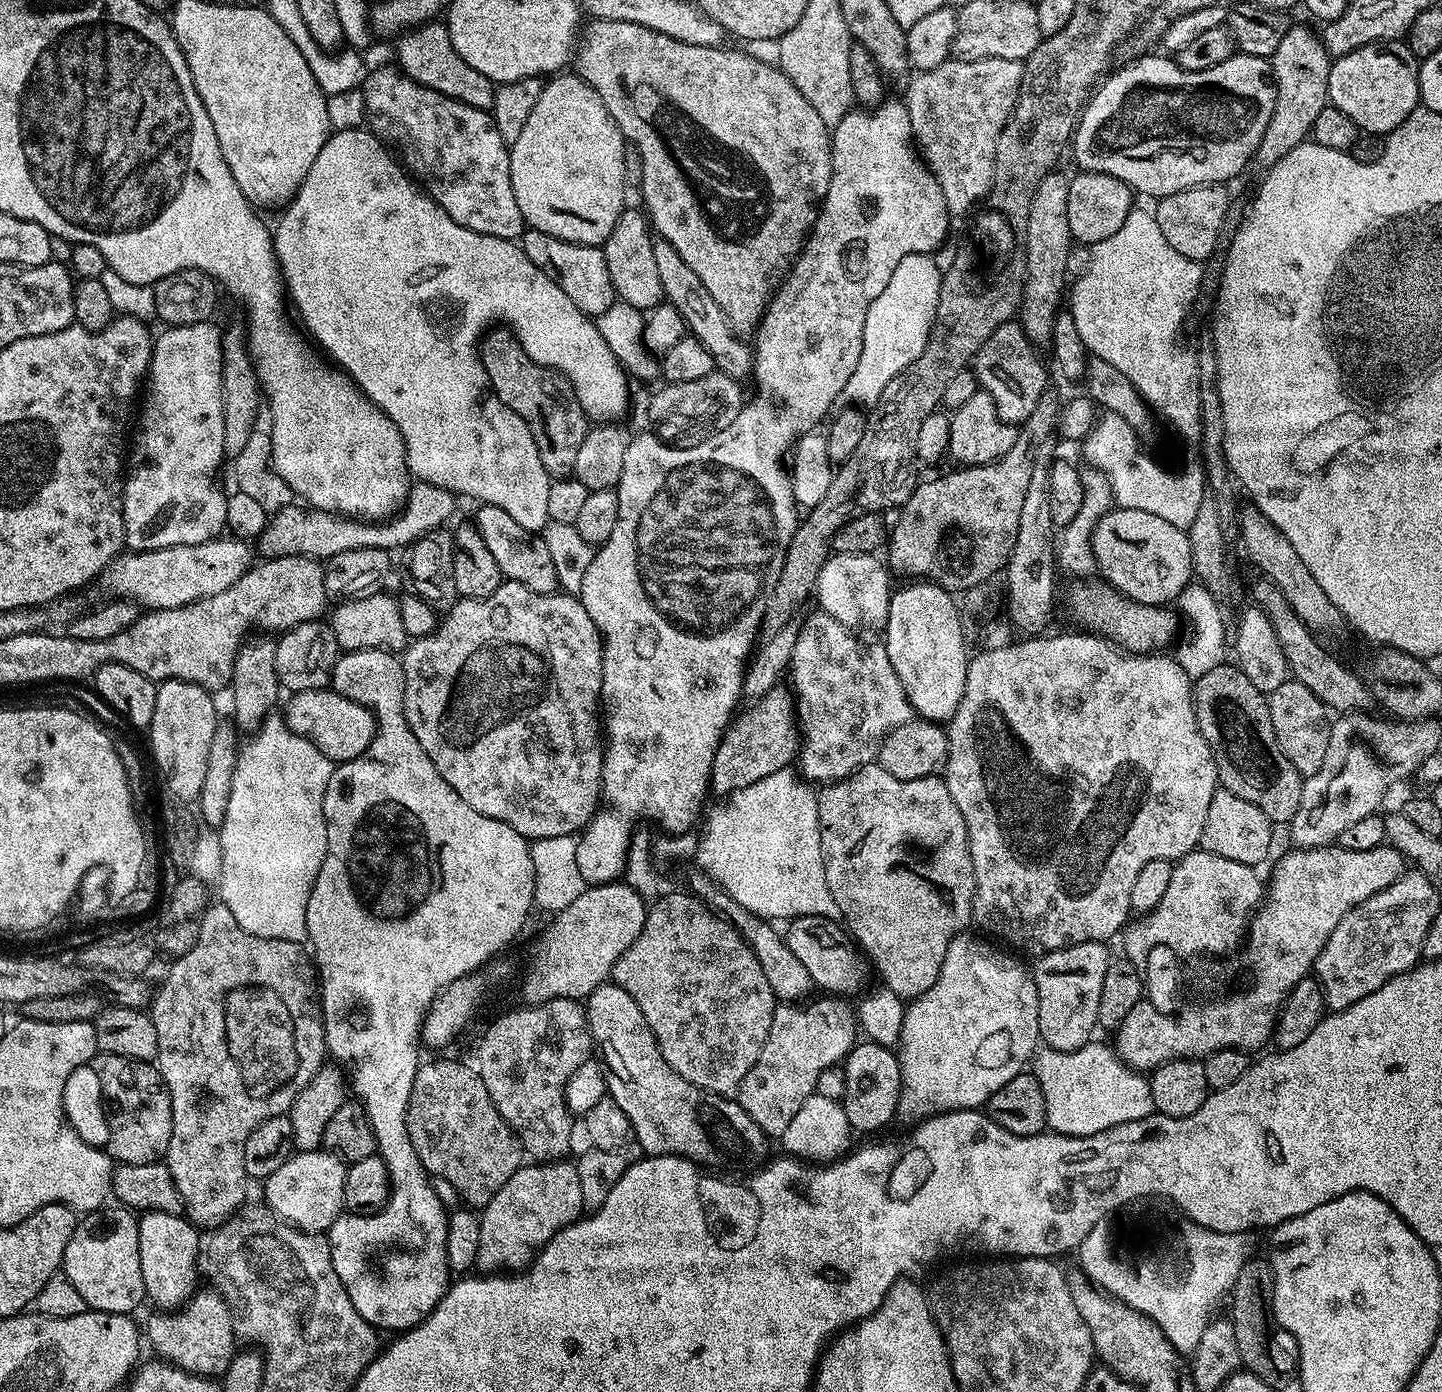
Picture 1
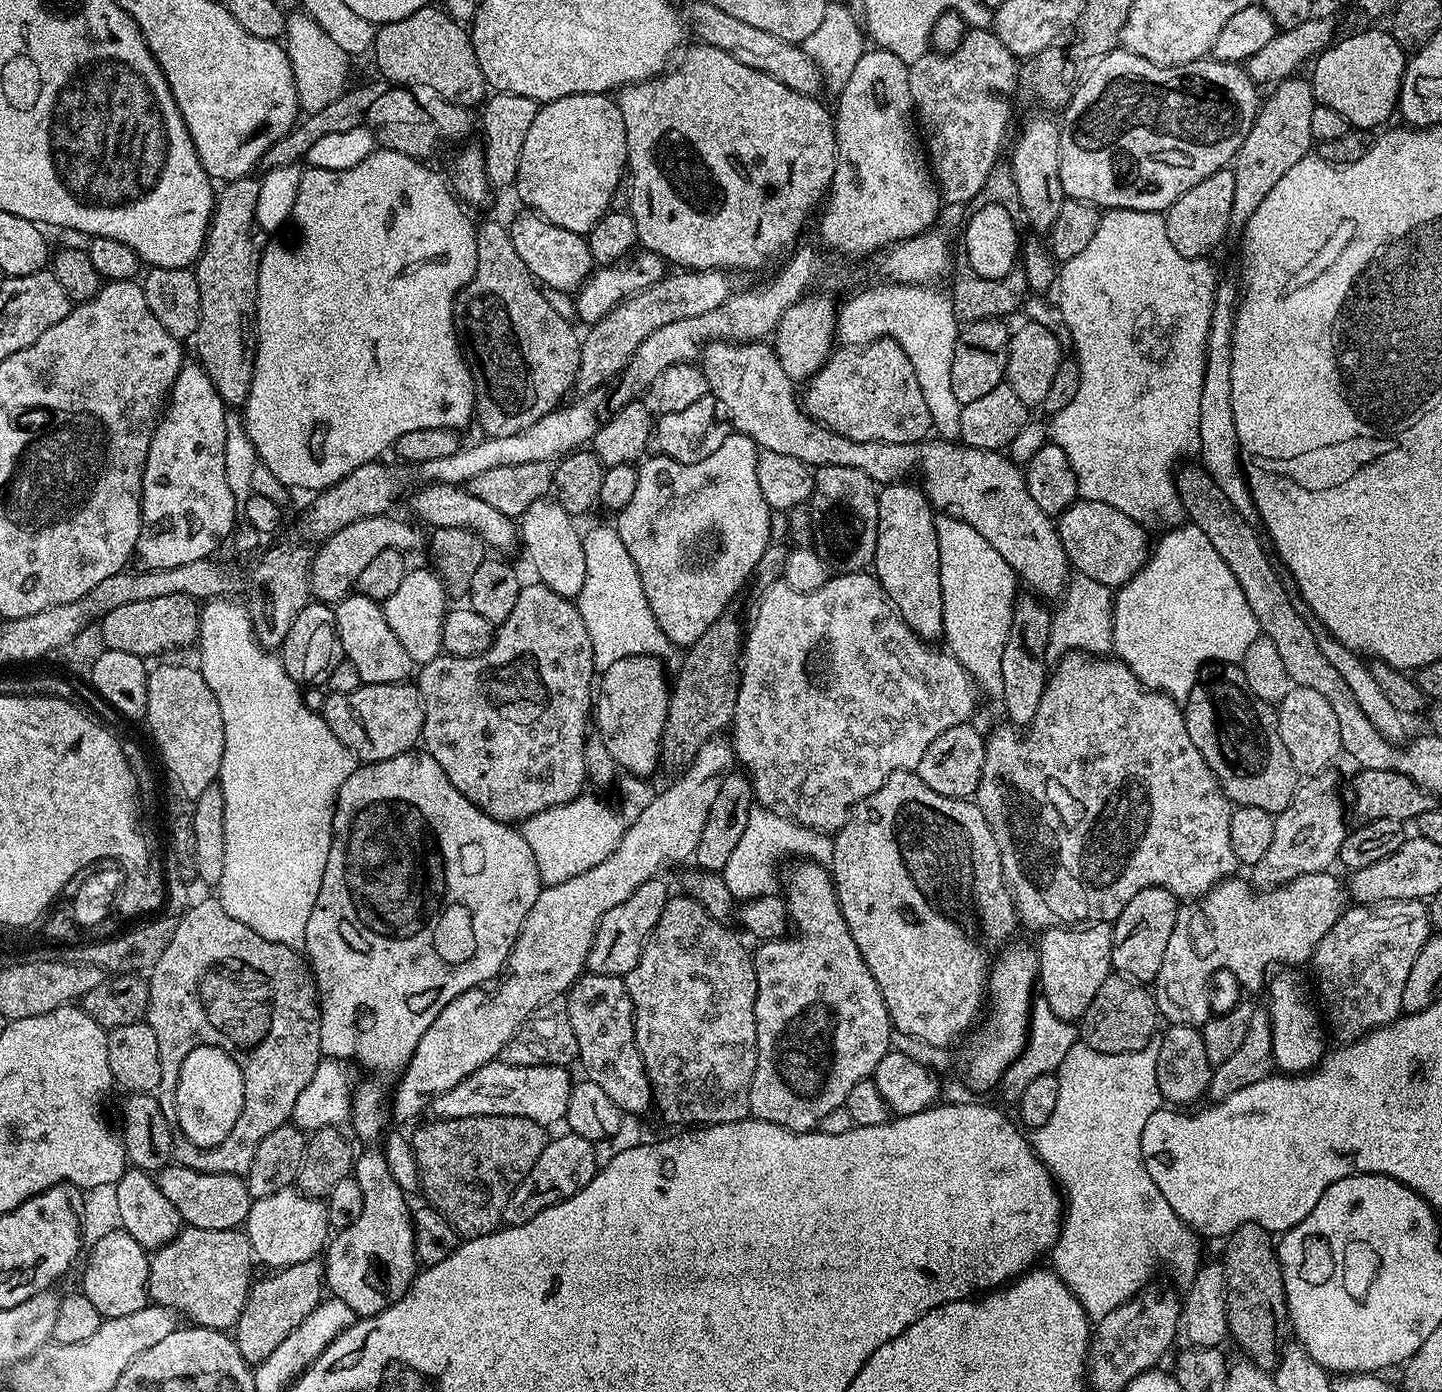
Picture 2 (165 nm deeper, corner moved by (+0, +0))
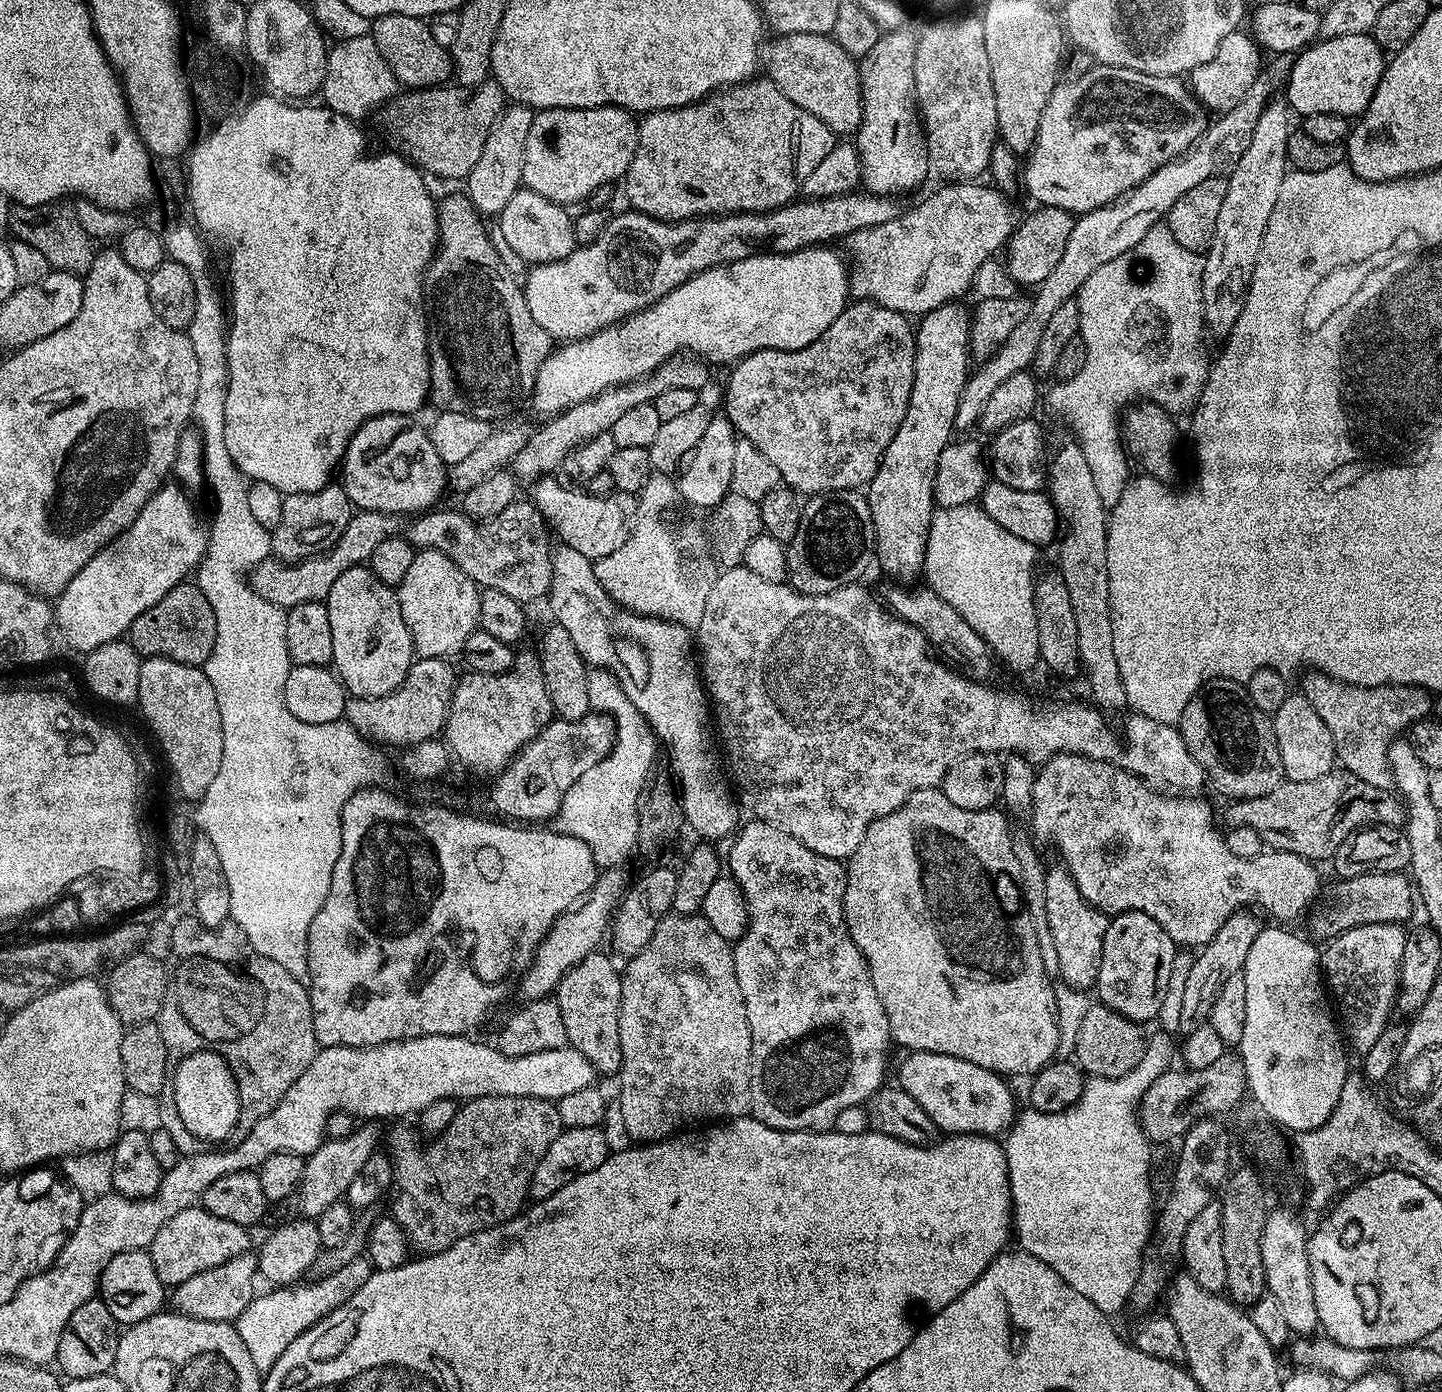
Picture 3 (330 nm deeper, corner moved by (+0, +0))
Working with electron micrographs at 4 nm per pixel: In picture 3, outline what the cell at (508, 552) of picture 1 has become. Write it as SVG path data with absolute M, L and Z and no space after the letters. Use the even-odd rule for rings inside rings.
M382 414L381 416L375 416L369 420L365 420L363 426L361 426L354 435L350 438L348 443L348 449L344 452L344 458L342 461L342 473L344 472L344 480L342 479L342 487L346 490L346 494L350 498L350 502L357 508L366 512L390 512L393 514L405 514L404 512L414 512L412 514L418 514L423 511L427 511L429 508L435 507L440 500L440 495L443 494L444 488L446 492L446 481L448 478L448 468L442 462L442 458L438 454L438 450L434 446L429 429L424 428L408 414Z

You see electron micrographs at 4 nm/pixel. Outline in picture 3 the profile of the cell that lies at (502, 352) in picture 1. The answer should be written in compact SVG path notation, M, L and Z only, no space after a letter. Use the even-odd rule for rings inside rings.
M463 191L452 192L449 196L439 197L436 200L436 217L438 218L438 230L440 231L440 242L436 245L436 255L432 257L432 263L428 266L428 271L424 273L424 307L426 309L426 323L428 325L428 391L431 403L437 404L440 412L465 412L474 418L482 418L489 422L496 422L499 416L504 416L507 412L512 412L520 403L527 401L531 397L532 390L536 386L536 375L546 362L548 355L554 350L554 341L534 318L530 318L530 310L524 301L524 293L517 277L507 272L502 261L495 253L494 243L489 236L489 229L486 227L482 214L468 200Z

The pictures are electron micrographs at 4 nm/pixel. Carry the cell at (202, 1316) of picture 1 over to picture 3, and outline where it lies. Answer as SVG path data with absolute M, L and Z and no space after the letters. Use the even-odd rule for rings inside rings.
M193 1206L182 1210L174 1214L158 1234L154 1234L154 1242L150 1246L154 1270L158 1270L158 1278L166 1286L186 1282L186 1278L194 1278L194 1274L202 1274L202 1270L222 1266L222 1262L249 1251L248 1232L245 1225L218 1218L205 1208Z

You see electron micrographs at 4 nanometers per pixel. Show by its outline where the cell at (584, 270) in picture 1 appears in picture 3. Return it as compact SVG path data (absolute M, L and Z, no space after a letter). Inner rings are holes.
M521 186L498 213L498 225L507 245L524 258L528 266L558 262L578 247L572 225L574 216L568 212L571 211L565 205L550 202L550 198L542 198L542 194L534 194L534 190Z

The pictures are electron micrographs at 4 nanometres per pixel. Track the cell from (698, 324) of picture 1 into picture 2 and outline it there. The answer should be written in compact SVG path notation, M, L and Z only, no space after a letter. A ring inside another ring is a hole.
M712 340L702 349L702 367L706 374L708 391L715 396L716 403L726 413L731 427L744 436L749 436L756 443L757 449L798 458L813 469L822 466L854 466L854 470L862 470L862 474L869 476L877 486L899 481L907 477L904 476L907 472L916 471L920 475L919 483L924 494L937 513L947 514L974 526L974 530L978 530L978 534L982 534L982 538L986 538L986 542L990 542L990 546L994 546L994 550L1002 554L1002 558L1012 567L1017 577L1033 588L1031 591L1037 597L1045 601L1055 601L1063 597L1064 588L1070 579L1070 565L1060 541L1059 527L1054 523L1053 517L1046 515L1038 502L1030 498L1021 465L1014 463L1003 451L969 448L963 442L941 438L925 438L918 444L883 444L877 440L854 442L842 434L831 432L804 411L797 385L792 377L786 374L786 370L782 370L782 362L778 362L773 345L768 342Z

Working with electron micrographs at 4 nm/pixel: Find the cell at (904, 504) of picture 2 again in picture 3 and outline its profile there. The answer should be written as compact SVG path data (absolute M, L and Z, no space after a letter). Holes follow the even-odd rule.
M953 302L951 304L943 304L938 306L938 310L927 312L926 315L919 317L916 333L916 361L914 362L914 386L910 390L910 402L906 410L906 418L902 418L902 426L898 426L898 434L894 434L894 438L890 442L890 446L886 446L884 456L880 459L880 469L874 474L874 478L868 481L866 485L866 495L868 505L870 506L870 514L874 522L874 534L876 535L876 560L878 568L885 572L888 576L893 576L896 582L916 582L921 579L924 570L924 555L926 554L926 542L930 534L930 526L932 525L932 514L934 511L934 474L938 470L938 458L942 458L942 450L953 439L954 429L956 427L956 415L958 414L958 398L962 394L964 385L968 382L970 375L969 344L971 342L971 326L973 317L970 315L969 309L963 308L963 303Z

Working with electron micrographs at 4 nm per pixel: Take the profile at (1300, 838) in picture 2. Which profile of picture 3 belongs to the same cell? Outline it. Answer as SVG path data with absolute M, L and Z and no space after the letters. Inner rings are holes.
M1252 910L1235 912L1222 924L1218 934L1214 934L1212 941L1195 953L1196 961L1189 966L1184 976L1184 989L1180 992L1181 1033L1186 1034L1207 1021L1214 1006L1214 998L1218 998L1218 990L1222 990L1226 978L1242 971L1246 954L1250 954L1250 945L1254 943L1254 938L1258 938L1262 927L1262 920L1259 919L1261 917Z

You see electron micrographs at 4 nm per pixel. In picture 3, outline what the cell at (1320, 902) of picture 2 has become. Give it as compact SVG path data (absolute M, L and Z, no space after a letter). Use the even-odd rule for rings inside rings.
M1371 872L1345 879L1341 884L1344 885L1337 890L1336 901L1329 908L1317 907L1311 913L1312 921L1309 922L1307 931L1317 941L1331 942L1346 930L1367 924L1403 925L1404 920L1412 916L1414 885L1404 872Z

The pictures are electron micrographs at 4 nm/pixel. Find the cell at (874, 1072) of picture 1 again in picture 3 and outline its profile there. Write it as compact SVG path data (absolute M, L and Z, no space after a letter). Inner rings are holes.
M908 1052L900 1064L900 1080L898 1086L930 1114L937 1129L944 1134L975 1132L977 1136L999 1137L1007 1133L1013 1120L1018 1115L1016 1100L1012 1097L1012 1088L1007 1079L998 1072L991 1072L982 1066L974 1066L974 1062L966 1062L962 1058L950 1058L950 1054L934 1054L933 1052Z

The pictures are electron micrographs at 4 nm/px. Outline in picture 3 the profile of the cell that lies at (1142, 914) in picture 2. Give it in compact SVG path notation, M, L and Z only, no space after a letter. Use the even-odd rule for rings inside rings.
M1118 912L1109 919L1094 985L1099 1003L1137 1022L1152 1020L1164 1008L1178 946L1145 912Z

